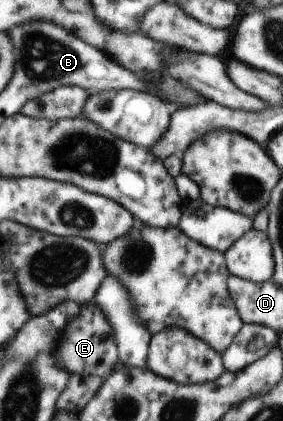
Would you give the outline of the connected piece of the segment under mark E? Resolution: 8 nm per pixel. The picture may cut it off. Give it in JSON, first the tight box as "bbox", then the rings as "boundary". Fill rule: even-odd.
{"bbox":[56,301,119,378],"boundary":[[[93,301],[82,305],[82,312],[68,322],[62,338],[56,348],[58,366],[64,368],[69,375],[100,376],[107,378],[114,372],[114,366],[119,362],[118,348],[114,342],[114,332],[106,316]]]}

